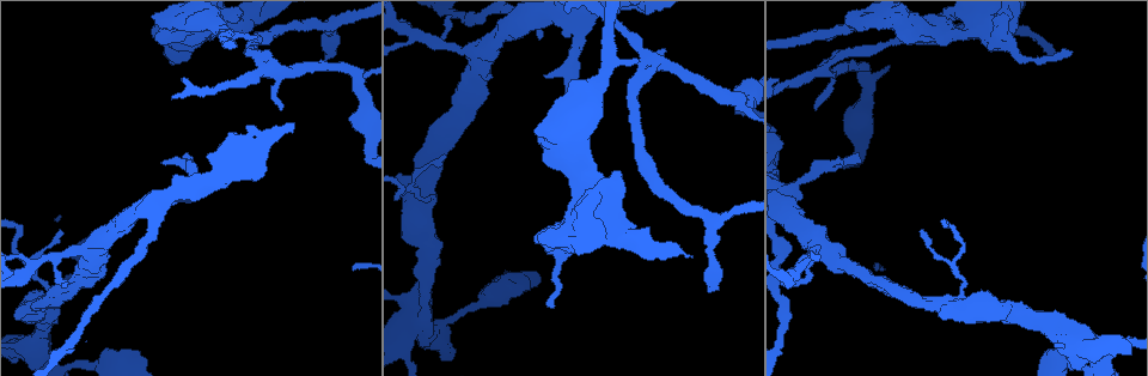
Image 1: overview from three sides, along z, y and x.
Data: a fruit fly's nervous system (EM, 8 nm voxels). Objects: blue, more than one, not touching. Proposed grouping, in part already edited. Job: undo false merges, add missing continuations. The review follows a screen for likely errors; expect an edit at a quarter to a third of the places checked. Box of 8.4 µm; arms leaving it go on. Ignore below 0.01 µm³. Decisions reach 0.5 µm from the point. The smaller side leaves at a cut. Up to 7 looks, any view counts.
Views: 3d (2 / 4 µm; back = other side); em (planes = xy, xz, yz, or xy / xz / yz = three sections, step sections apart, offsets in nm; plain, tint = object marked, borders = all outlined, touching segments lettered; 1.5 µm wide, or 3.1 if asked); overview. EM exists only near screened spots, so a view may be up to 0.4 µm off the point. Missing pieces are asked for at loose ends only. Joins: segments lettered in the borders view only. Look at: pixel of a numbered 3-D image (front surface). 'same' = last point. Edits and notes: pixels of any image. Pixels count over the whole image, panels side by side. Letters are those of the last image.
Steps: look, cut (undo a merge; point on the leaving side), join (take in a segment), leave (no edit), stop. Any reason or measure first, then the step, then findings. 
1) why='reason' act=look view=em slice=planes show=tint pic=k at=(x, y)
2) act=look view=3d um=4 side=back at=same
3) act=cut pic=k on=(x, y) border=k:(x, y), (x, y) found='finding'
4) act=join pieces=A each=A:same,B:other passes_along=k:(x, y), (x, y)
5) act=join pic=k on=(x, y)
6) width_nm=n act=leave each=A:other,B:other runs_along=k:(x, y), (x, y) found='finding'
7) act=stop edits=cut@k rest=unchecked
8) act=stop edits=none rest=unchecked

why='an open end' act=look view=em slice=planes show=plain pic=1 at=(866, 22)

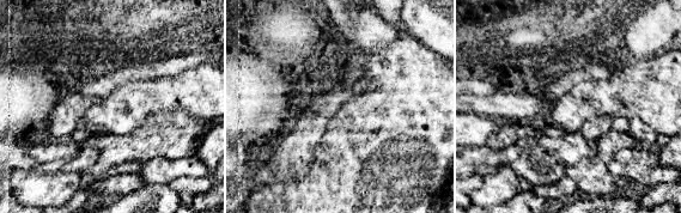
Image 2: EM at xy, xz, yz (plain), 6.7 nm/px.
act=look view=em slice=planes show=borders at=same

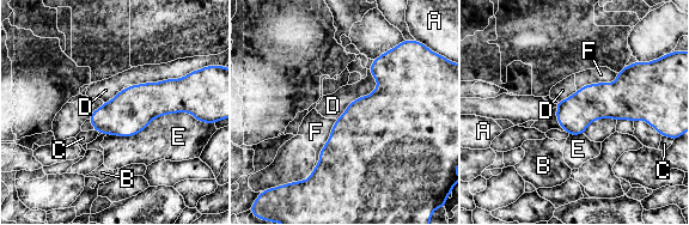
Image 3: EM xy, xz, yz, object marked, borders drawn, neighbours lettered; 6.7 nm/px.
longest_contact=E:750nm act=leave each=A:other,B:other,C:other,D:other,E:other,F:other border=3:(214, 122), (168, 113), (107, 134) found='none of them fits'

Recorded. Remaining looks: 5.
act=look view=3d um=4 pic=1 at=(661, 52)

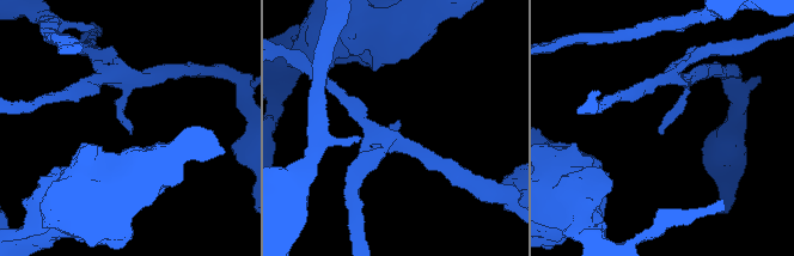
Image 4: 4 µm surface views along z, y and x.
act=look view=em slice=yz step=4 show=borders pic=4 at=(660, 134)

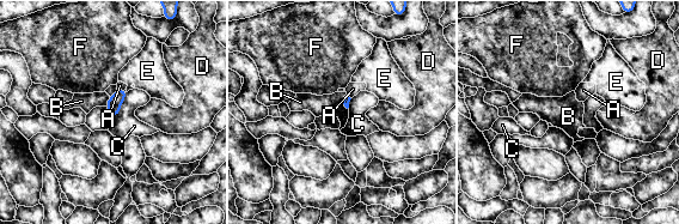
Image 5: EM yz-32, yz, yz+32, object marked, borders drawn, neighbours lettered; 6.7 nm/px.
act=look view=em slice=planes show=borders at=same

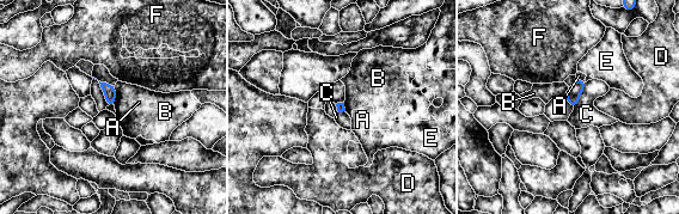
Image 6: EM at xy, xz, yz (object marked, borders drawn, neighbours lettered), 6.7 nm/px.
act=leave each=A:other,B:other,C:other,D:other,E:other,F:other border=6:(114, 86), (115, 105) found='no lettered segment goes on from it'

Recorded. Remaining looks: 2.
why='branch point' act=look view=3d um=2 pic=1 at=(328, 27)

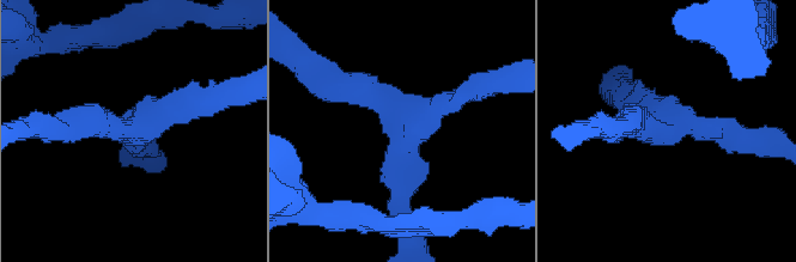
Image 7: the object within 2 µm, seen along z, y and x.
arms=3 arm_widths_nm=180,190,200 act=look view=em slice=planes show=borders pic=7 at=(400, 116)

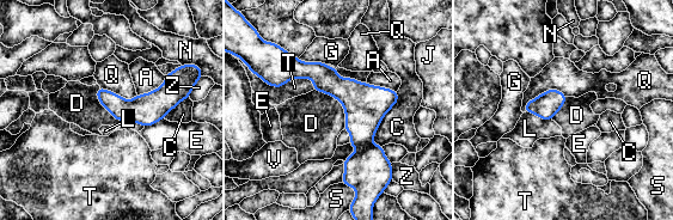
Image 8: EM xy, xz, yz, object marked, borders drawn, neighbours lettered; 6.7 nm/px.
width_nm=220 act=leave each=A:other,C:other,D:other,E:other,G:other,J:other,L:other,N:other,Q:other,S:other,T:other,V:other,Z:other border=8:(312, 90), (342, 105), (344, 128) found='one neuron here'

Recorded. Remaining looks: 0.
act=stop edits=none rest=unchecked

